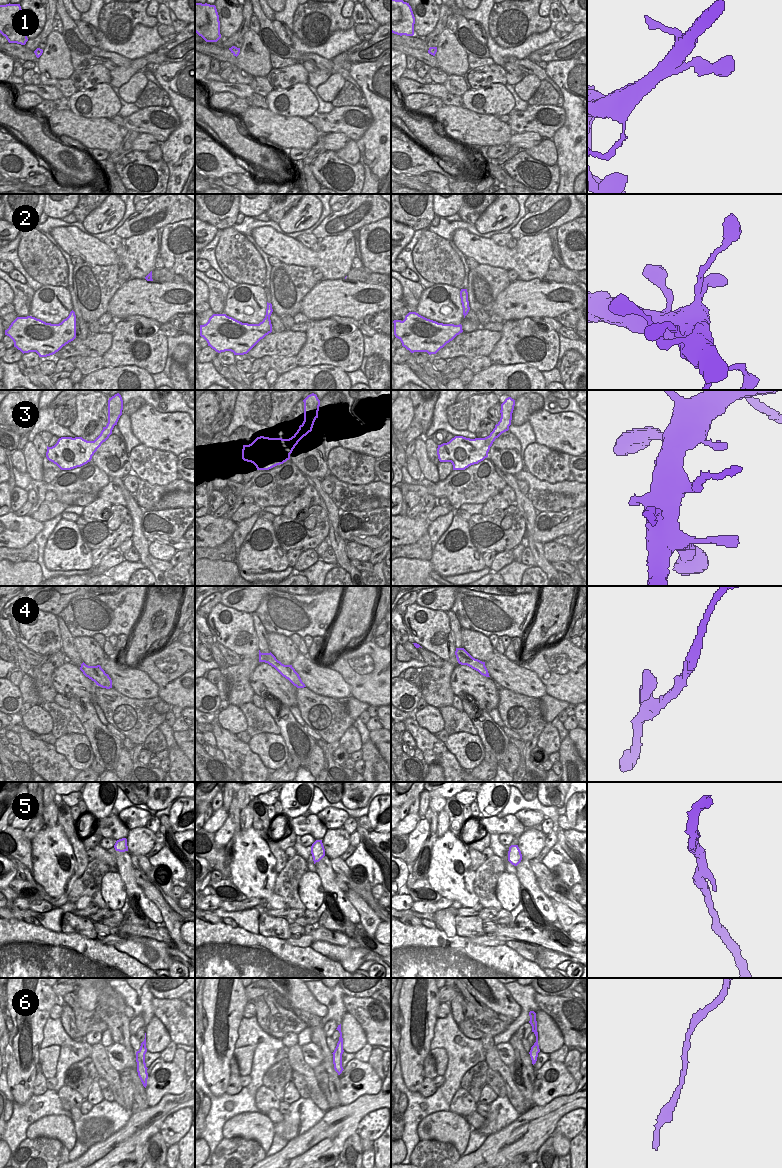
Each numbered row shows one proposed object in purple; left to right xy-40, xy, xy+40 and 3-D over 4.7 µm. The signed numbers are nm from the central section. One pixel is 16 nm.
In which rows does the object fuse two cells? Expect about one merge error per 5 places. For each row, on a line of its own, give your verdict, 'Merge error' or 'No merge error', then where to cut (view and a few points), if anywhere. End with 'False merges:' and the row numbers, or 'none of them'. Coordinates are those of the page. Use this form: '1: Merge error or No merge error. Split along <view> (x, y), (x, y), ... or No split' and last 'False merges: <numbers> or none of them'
1: No merge error. No split
2: No merge error. No split
3: Merge error. Split along xy (302, 424), (306, 434)
4: No merge error. No split
5: No merge error. No split
6: No merge error. No split
False merges: 3

